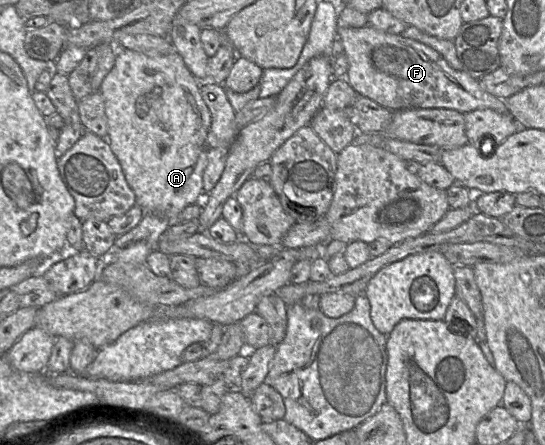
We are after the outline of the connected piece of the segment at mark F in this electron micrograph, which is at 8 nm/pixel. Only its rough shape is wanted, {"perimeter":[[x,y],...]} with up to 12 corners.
{"perimeter":[[339,26],[346,80],[391,111],[509,114],[505,100],[400,34]]}

